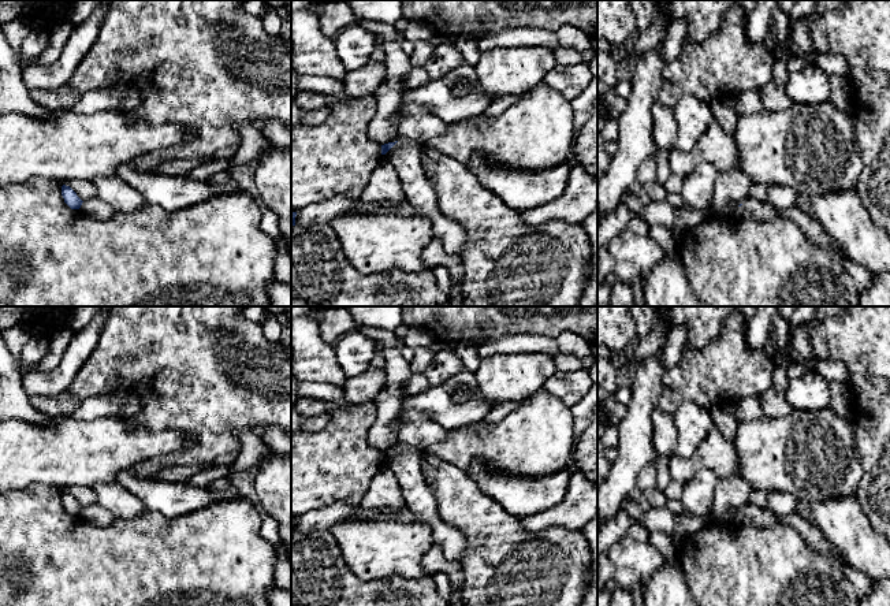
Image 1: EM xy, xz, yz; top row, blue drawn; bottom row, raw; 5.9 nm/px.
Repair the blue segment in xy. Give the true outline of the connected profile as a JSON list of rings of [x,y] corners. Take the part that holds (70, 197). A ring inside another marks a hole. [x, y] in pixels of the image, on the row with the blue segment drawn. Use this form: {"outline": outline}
{"outline": [[[63,185],[62,186],[62,196],[64,198],[64,202],[71,208],[71,209],[79,209],[82,205],[82,200],[77,196],[77,193],[70,187]]]}

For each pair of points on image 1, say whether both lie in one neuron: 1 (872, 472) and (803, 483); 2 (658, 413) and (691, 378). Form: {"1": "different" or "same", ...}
{"1": "different", "2": "different"}

